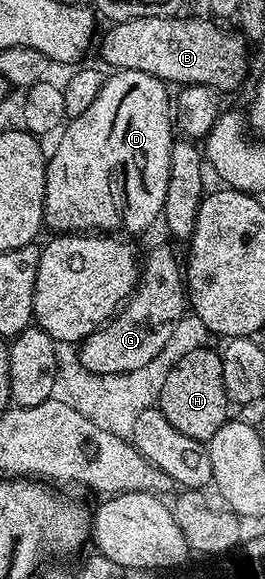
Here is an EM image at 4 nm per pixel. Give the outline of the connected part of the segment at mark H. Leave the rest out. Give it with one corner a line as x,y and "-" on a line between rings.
214,347
190,351
169,374
166,375
165,386
161,389
158,409
165,414
169,426
173,430
181,430
181,434
189,434
194,440
209,441
217,430
229,419
229,403
225,394
222,377
222,358

